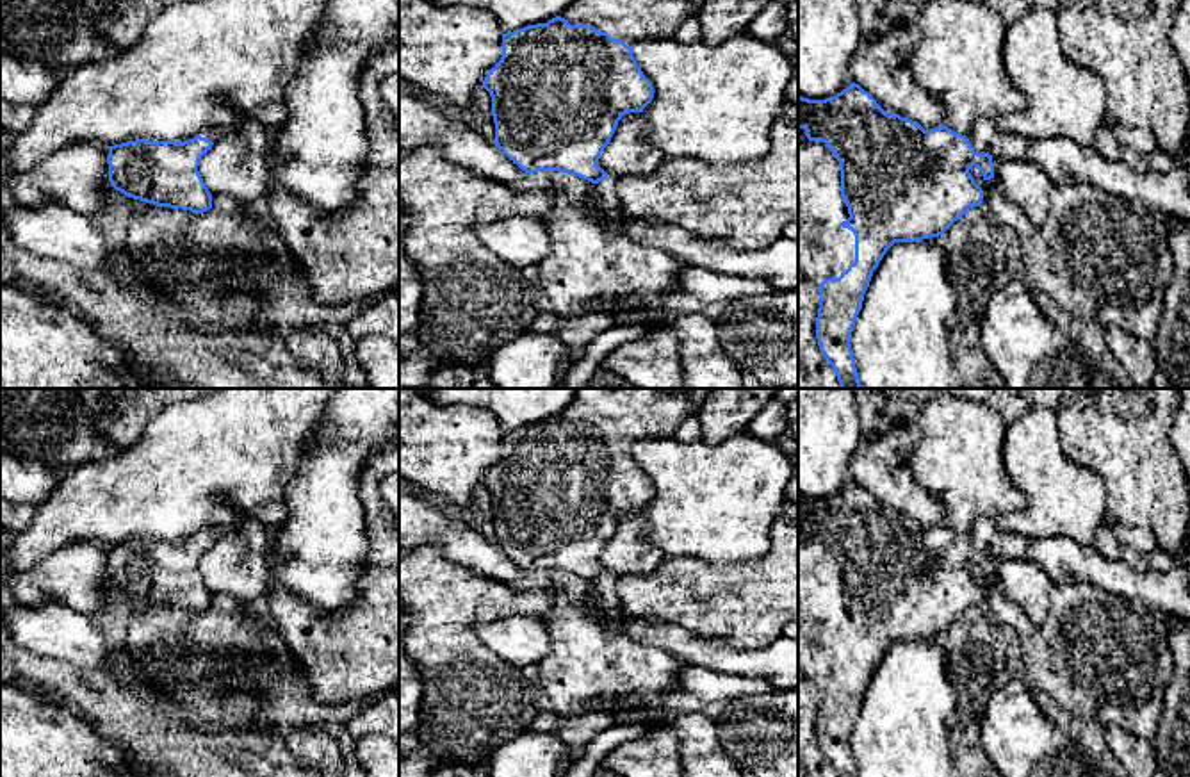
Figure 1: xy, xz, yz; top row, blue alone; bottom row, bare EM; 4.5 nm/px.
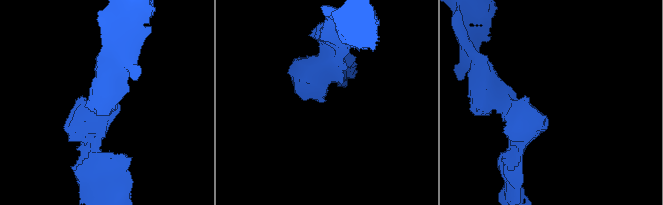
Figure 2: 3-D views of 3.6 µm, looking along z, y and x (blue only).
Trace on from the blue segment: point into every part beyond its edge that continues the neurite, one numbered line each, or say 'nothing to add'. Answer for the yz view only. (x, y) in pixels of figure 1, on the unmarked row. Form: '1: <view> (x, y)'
1: yz (1064, 560)
2: yz (825, 647)

